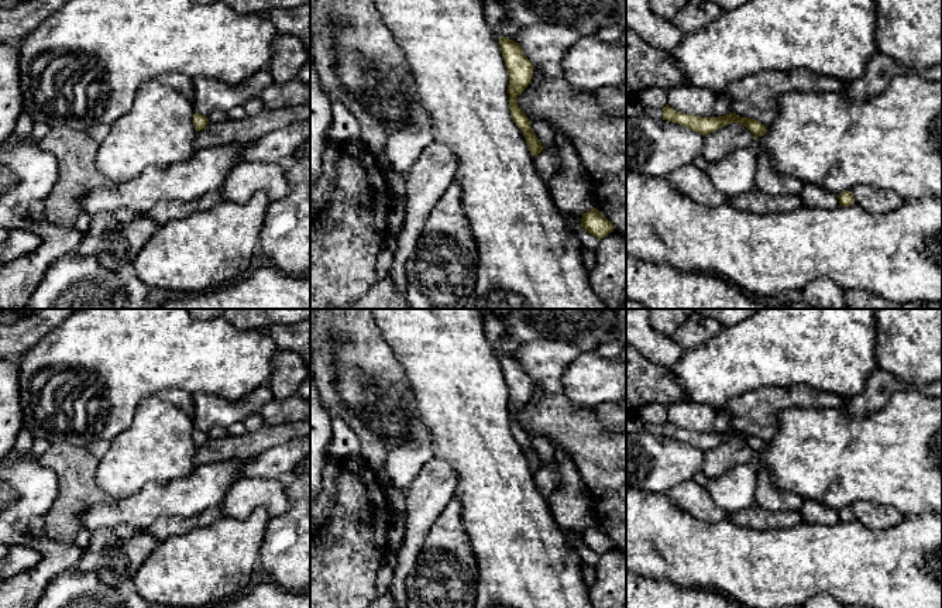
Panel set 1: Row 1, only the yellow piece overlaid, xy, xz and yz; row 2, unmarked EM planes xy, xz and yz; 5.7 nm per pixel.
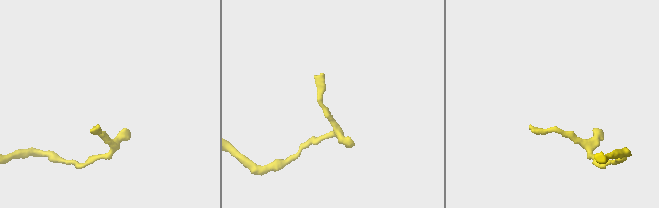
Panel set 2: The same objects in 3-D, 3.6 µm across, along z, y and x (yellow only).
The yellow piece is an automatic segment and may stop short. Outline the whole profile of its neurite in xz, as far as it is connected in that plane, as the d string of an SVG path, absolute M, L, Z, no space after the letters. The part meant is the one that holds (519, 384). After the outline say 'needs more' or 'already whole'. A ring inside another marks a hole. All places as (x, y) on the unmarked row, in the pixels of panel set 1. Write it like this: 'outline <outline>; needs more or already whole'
outline M499 353L499 361L509 391L508 409L510 432L523 449L530 470L536 474L544 463L536 453L529 434L516 418L518 412L529 402L534 384L525 372L522 363L513 355Z; already whole

